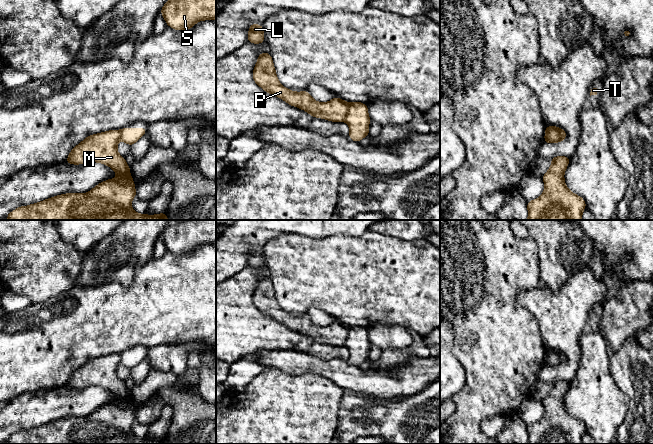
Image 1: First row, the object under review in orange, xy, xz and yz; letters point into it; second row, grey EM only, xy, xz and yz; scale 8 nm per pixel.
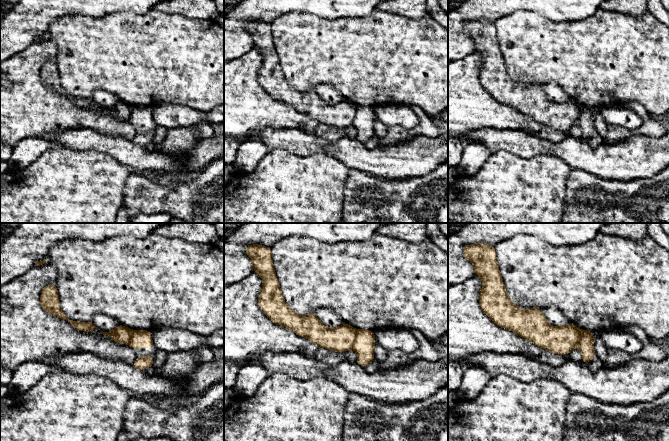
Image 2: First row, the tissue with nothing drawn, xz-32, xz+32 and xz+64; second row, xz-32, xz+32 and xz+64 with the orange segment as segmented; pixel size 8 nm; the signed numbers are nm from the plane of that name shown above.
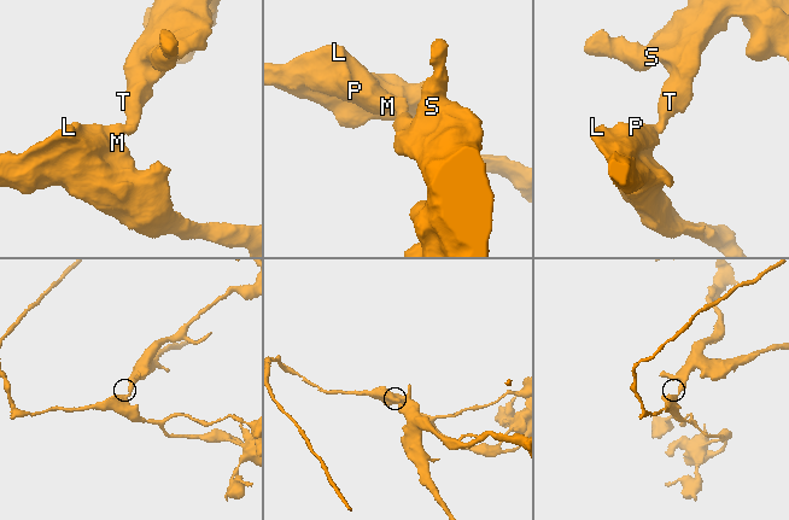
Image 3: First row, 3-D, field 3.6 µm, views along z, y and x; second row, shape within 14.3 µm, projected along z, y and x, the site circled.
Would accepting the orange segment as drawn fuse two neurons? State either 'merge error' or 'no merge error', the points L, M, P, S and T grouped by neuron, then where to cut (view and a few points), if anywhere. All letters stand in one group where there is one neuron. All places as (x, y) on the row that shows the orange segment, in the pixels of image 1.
merge error | L M P / S T | xz (349, 103), (344, 120)

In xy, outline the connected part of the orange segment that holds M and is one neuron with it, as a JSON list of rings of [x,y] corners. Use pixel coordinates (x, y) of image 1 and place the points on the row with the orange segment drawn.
[[[110,130],[86,137],[75,146],[65,163],[85,164],[99,162],[111,167],[116,173],[115,179],[99,183],[87,193],[67,193],[58,195],[29,206],[21,206],[10,212],[7,220],[168,220],[166,213],[146,215],[136,213],[131,201],[136,197],[135,184],[129,174],[130,167],[125,158],[117,152],[117,144],[121,140],[120,130]]]

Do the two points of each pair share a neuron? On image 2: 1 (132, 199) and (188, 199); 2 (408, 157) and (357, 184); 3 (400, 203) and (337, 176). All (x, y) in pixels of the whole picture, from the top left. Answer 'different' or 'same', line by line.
1: same
2: different
3: different

